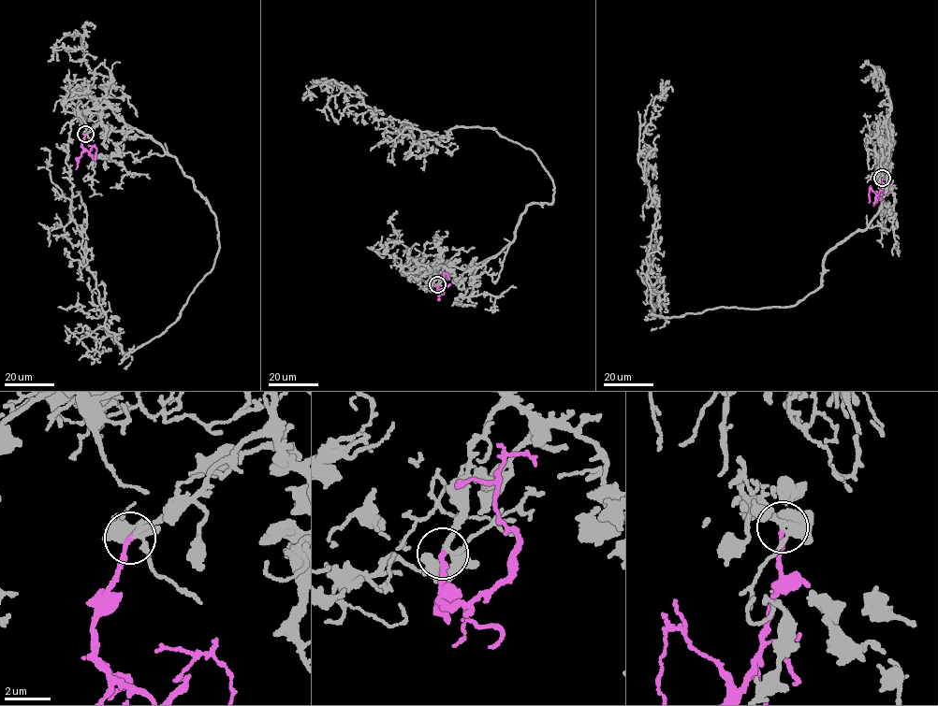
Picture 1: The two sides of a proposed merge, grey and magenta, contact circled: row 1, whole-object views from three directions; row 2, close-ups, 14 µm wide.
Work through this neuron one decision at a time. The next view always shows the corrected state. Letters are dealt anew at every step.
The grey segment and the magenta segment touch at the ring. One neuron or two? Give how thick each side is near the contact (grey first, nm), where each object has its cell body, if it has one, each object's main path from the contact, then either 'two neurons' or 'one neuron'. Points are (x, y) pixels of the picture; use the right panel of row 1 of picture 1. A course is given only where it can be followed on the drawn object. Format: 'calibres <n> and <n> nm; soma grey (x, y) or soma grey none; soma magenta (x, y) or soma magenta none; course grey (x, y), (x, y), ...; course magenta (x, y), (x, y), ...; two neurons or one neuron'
calibres 240 and 160 nm; soma grey none; soma magenta none; course grey (882, 178), (882, 205), (795, 305), (653, 317), (656, 210), (637, 157), (671, 89); course magenta (882, 178), (877, 195), (870, 189), (869, 202); one neuron

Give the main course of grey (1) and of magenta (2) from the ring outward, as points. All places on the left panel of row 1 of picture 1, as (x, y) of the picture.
1: (86, 134), (108, 107), (147, 134), (219, 234), (180, 315), (128, 353), (84, 263), (65, 144)
2: (85, 134), (81, 147), (88, 151), (94, 146), (95, 159)

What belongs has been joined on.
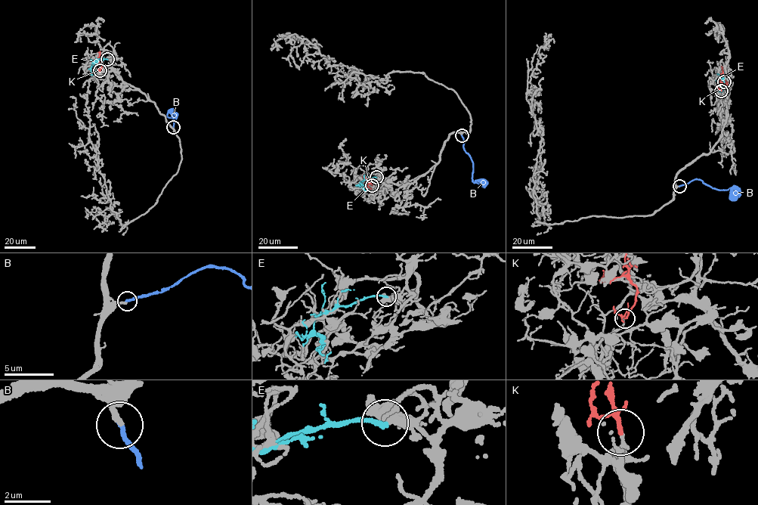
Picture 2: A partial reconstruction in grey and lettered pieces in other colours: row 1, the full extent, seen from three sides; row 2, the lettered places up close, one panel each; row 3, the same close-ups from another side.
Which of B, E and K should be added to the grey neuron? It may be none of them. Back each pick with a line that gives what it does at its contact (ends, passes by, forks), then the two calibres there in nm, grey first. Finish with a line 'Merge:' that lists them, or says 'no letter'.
Merge: no letter

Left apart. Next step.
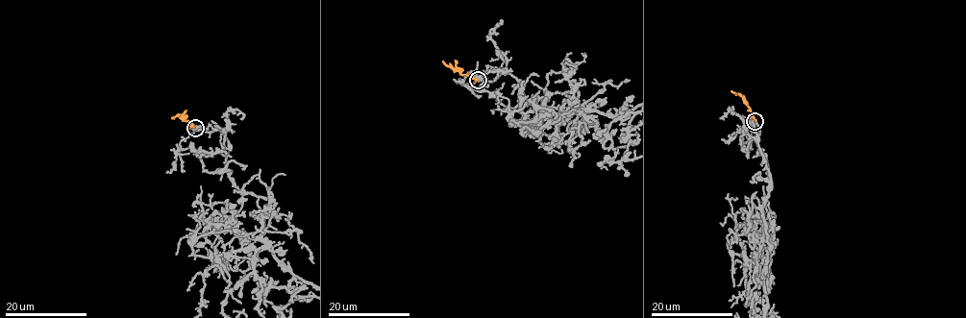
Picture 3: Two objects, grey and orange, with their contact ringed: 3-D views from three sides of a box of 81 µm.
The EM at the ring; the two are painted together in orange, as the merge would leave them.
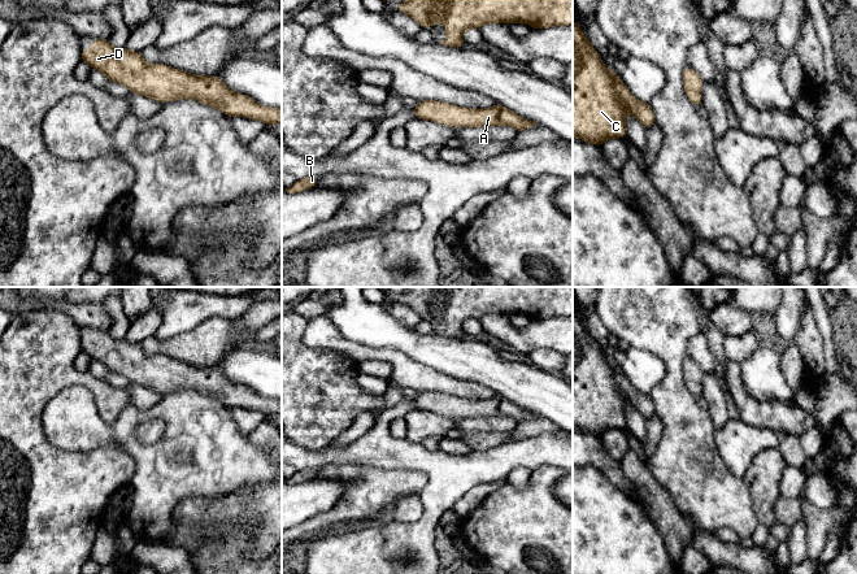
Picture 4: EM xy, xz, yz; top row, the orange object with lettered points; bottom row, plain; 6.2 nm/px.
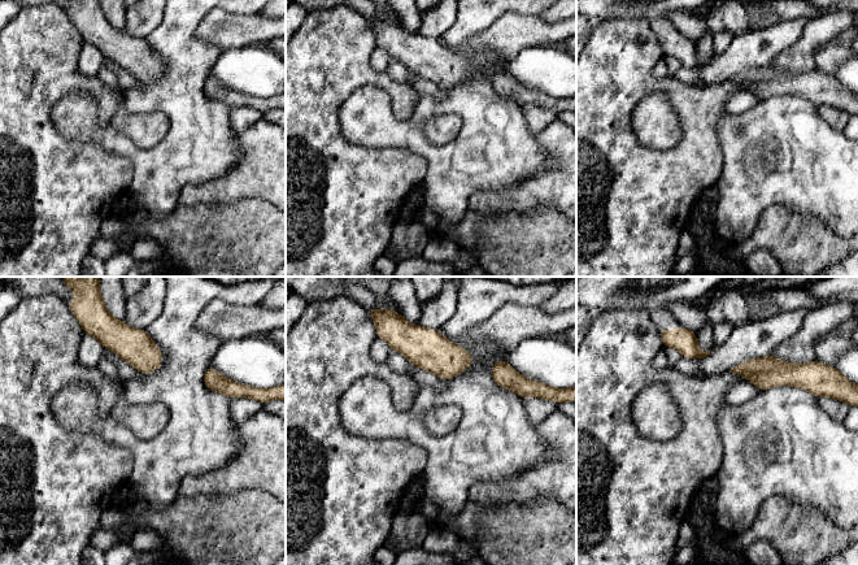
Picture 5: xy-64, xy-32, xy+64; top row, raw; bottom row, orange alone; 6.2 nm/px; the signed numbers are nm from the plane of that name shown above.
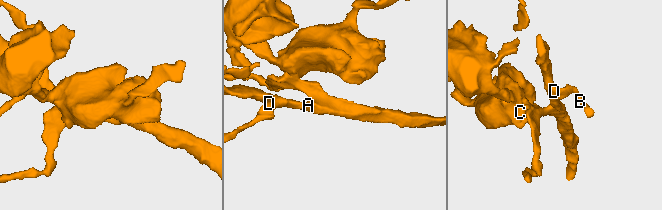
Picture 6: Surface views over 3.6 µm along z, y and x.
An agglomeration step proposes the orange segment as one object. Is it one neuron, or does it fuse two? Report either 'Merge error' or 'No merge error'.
No merge error

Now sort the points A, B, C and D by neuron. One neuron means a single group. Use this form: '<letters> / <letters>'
A B C D

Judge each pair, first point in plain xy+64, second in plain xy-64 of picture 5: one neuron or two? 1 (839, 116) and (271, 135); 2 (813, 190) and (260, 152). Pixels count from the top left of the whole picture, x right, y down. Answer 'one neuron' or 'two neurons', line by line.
1: two neurons
2: two neurons

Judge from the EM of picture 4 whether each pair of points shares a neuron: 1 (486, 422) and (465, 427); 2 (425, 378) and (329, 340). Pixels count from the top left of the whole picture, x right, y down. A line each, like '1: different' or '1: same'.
1: same
2: same

